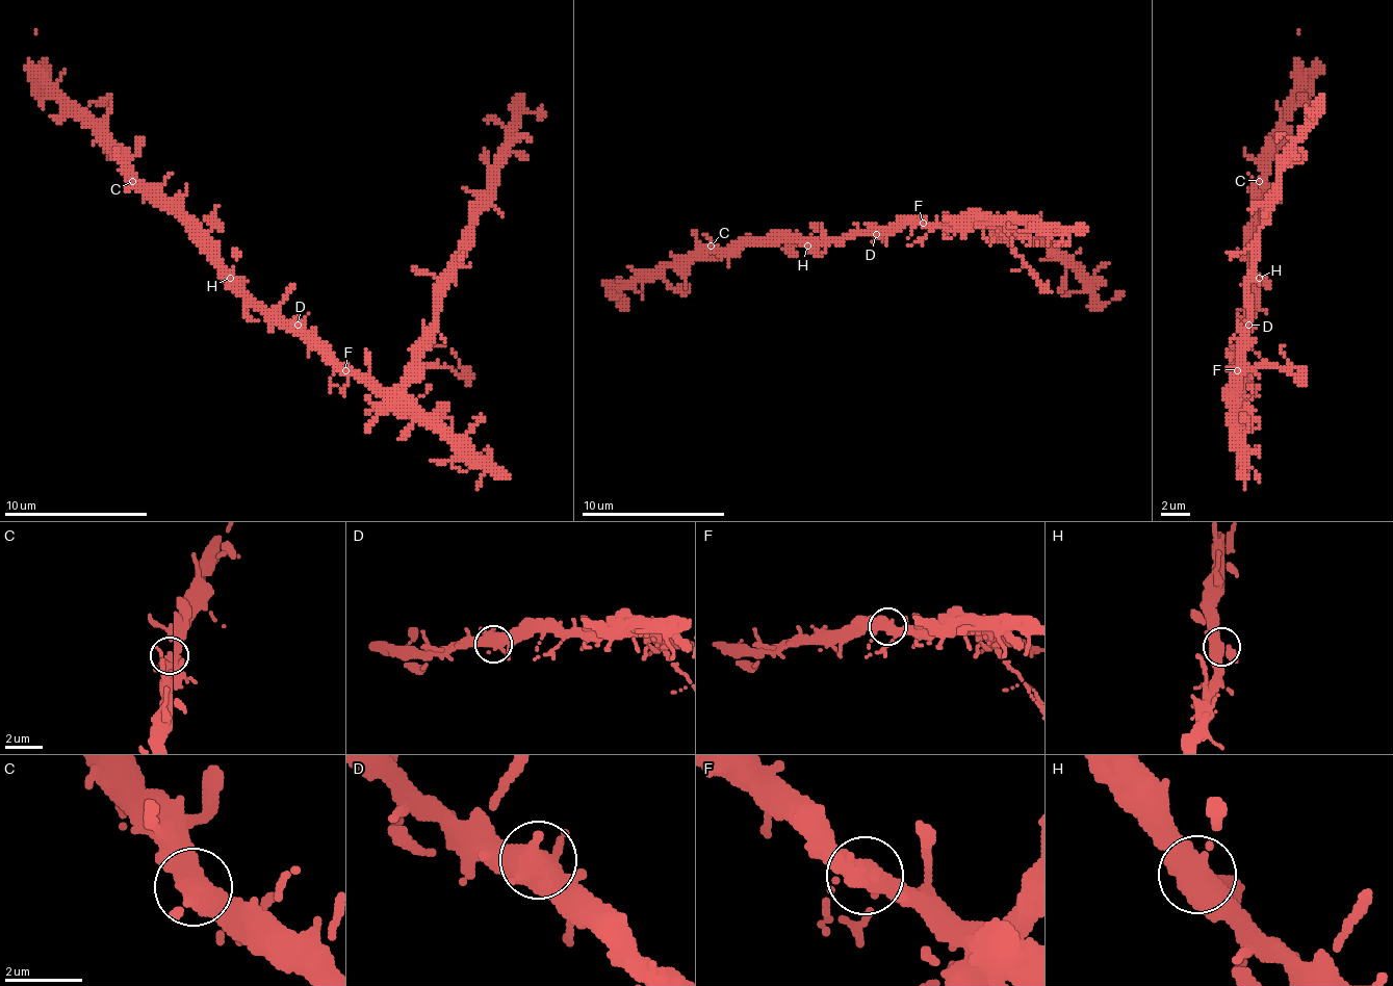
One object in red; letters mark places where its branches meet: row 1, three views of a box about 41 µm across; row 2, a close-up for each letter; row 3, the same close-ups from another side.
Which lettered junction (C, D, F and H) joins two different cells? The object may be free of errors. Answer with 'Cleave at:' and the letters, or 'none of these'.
Cleave at: F

